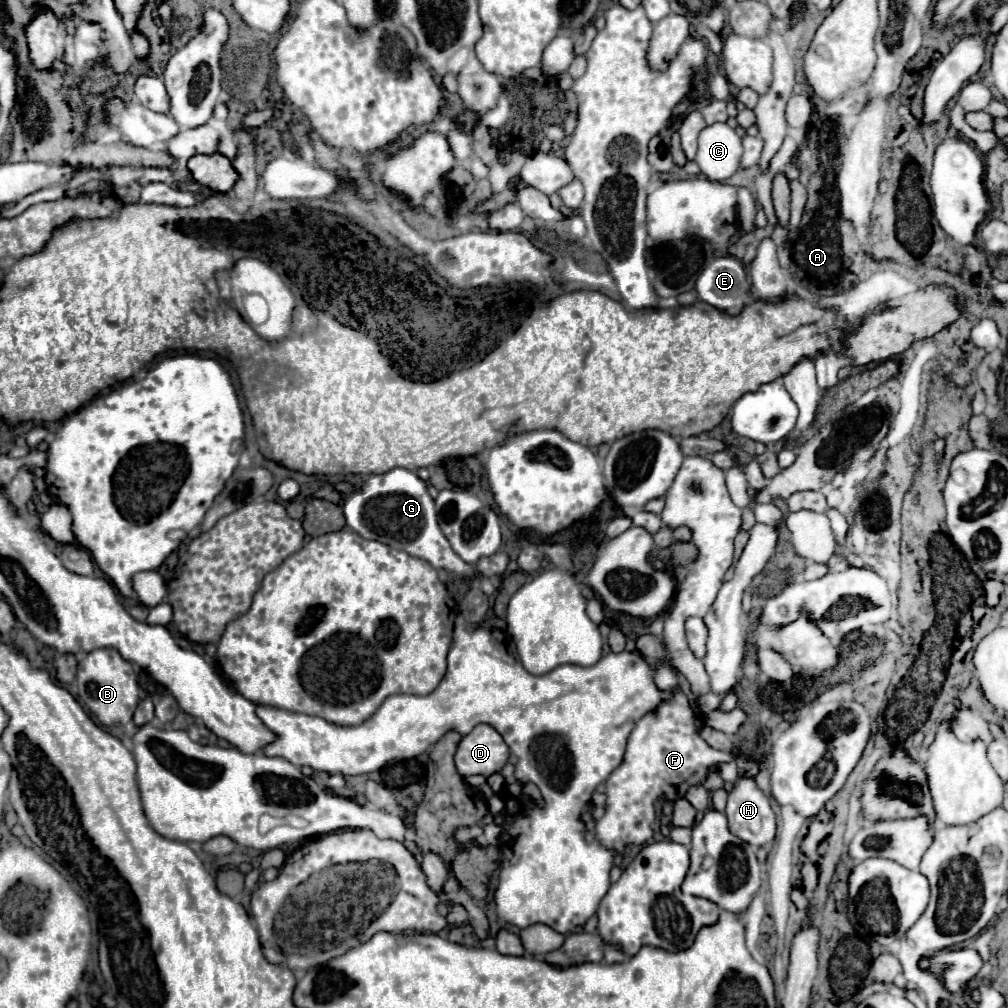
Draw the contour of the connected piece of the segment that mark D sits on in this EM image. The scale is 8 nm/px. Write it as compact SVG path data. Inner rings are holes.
M478 724L458 744L454 756L456 770L464 778L474 774L490 776L502 770L508 760L508 754L510 752L504 738L490 724Z

